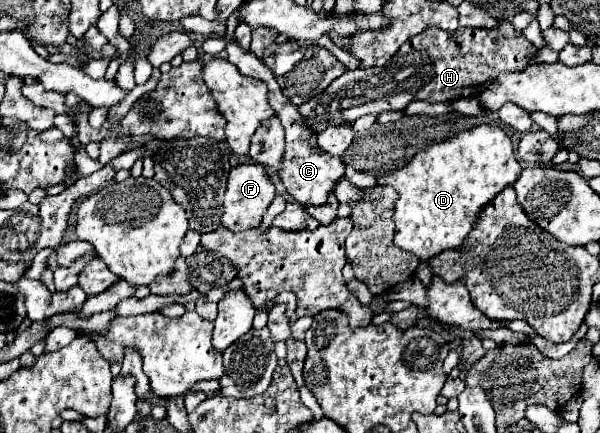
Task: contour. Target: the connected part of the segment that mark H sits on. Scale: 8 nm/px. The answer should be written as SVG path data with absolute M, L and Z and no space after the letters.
M501 20L497 30L459 28L455 32L445 32L441 28L425 28L421 34L407 40L385 68L345 70L325 92L301 104L299 112L309 128L323 132L329 124L341 124L341 120L355 122L365 114L405 110L413 100L451 102L477 96L499 76L499 72L521 72L531 66L537 52L539 50L523 32L515 30L509 20Z

